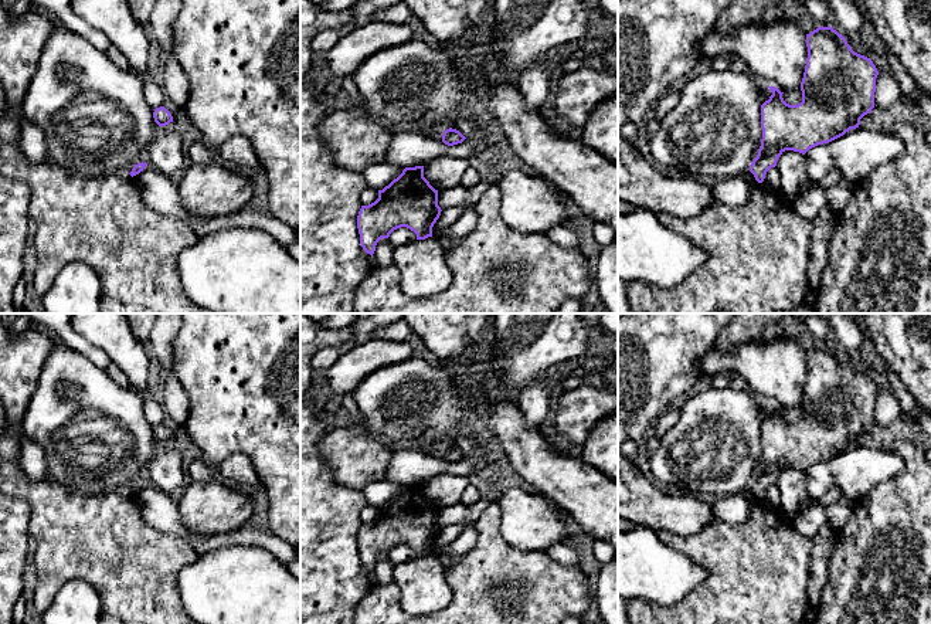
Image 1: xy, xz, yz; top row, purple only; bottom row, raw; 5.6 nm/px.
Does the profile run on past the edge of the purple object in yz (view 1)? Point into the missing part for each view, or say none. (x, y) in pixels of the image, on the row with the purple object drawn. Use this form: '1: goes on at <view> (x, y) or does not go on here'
1: does not go on here

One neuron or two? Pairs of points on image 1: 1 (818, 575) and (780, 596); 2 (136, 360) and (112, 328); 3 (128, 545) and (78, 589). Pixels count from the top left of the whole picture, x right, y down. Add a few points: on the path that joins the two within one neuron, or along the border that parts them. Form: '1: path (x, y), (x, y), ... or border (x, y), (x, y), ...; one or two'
1: border (812, 546), (808, 569), (808, 606); two
2: path (128, 352), (114, 336); one
3: border (54, 594), (70, 580), (84, 579), (102, 609); two

